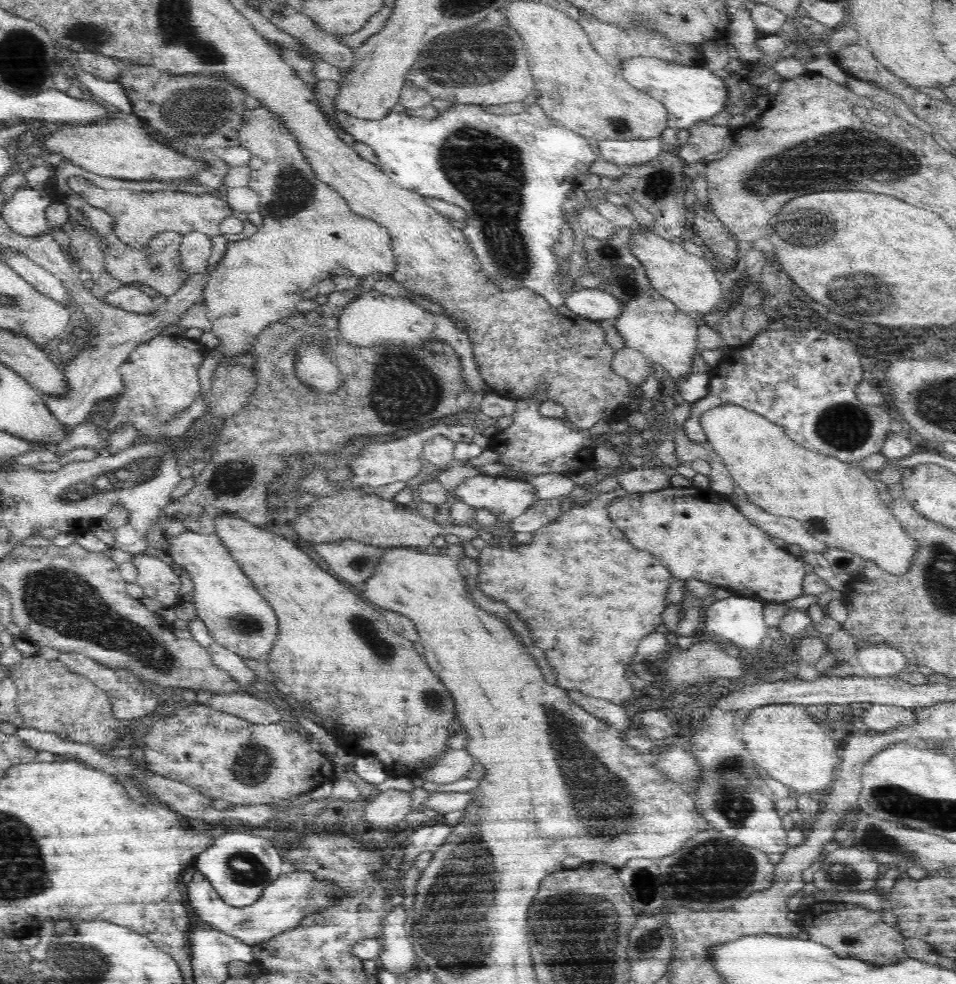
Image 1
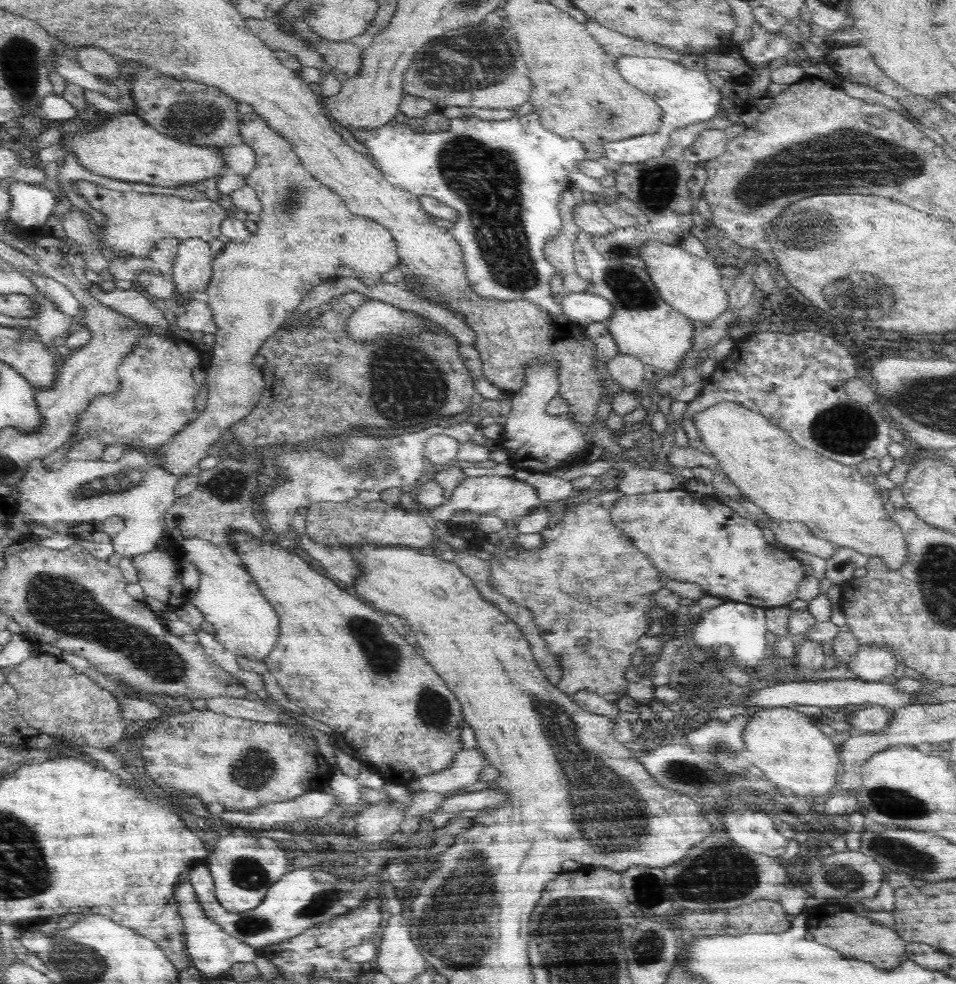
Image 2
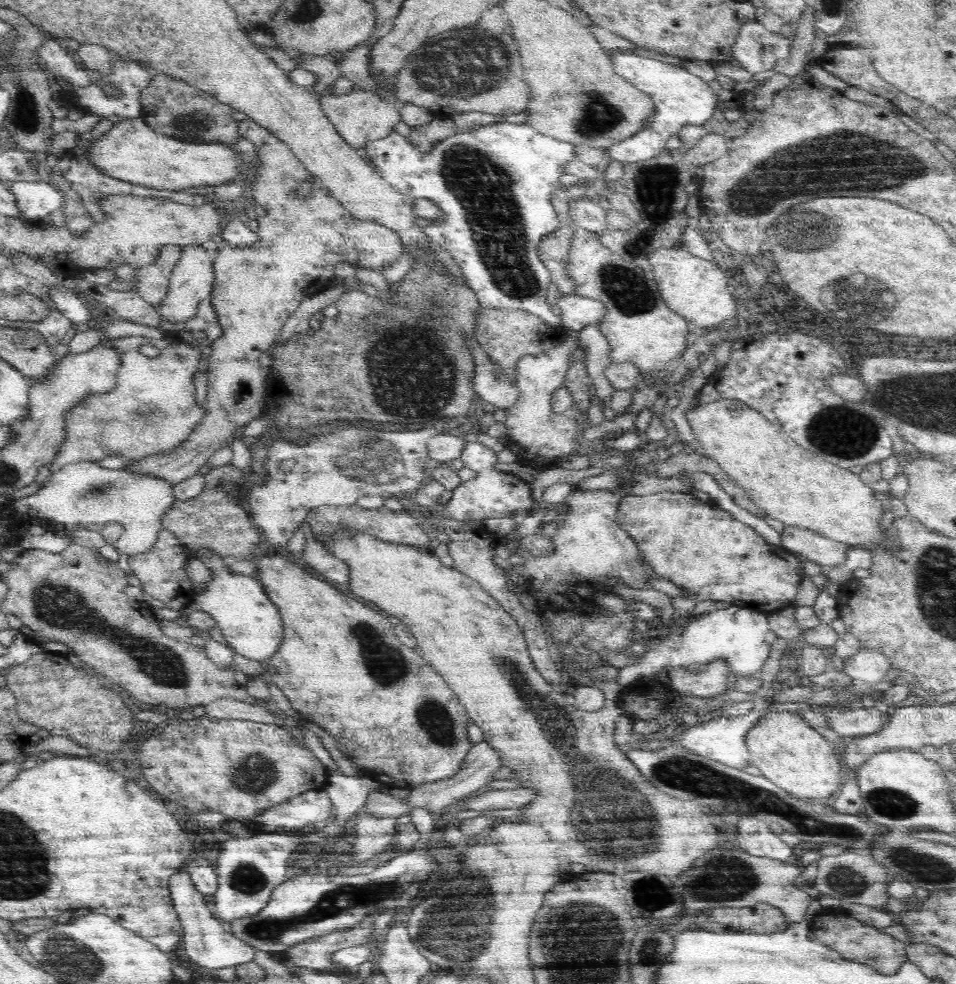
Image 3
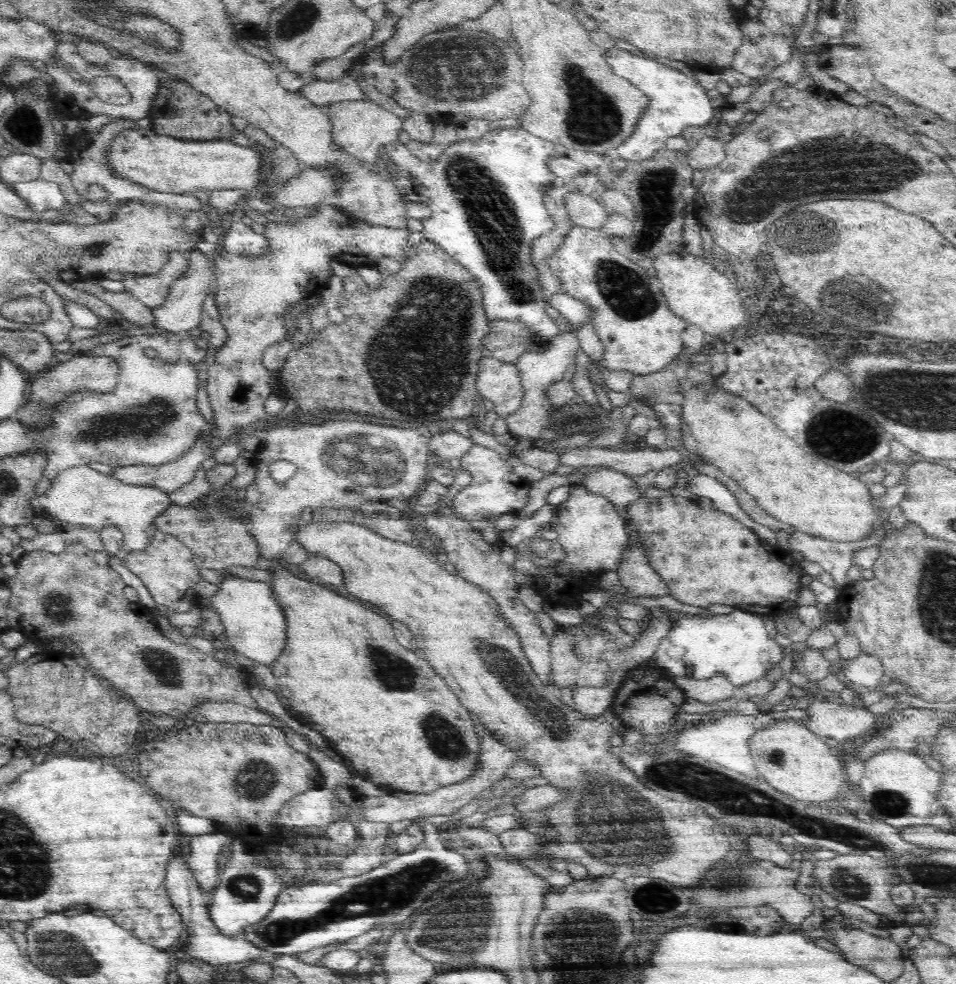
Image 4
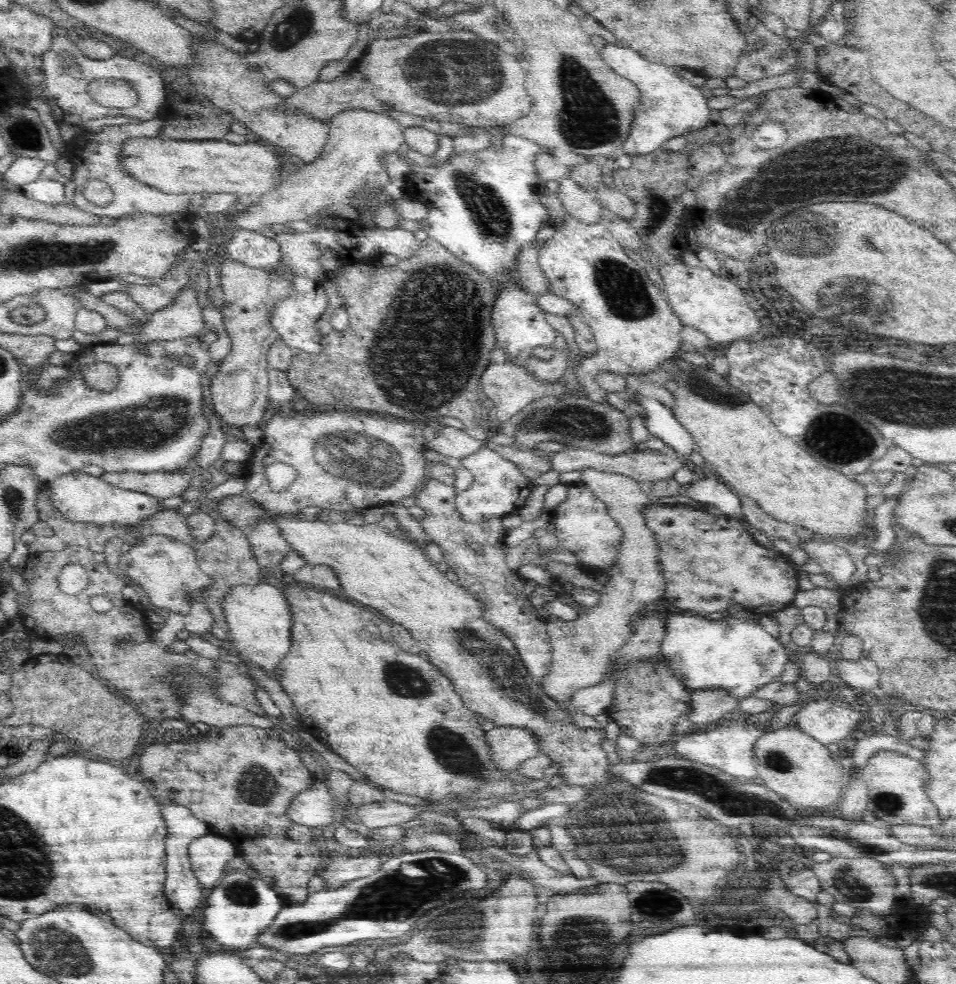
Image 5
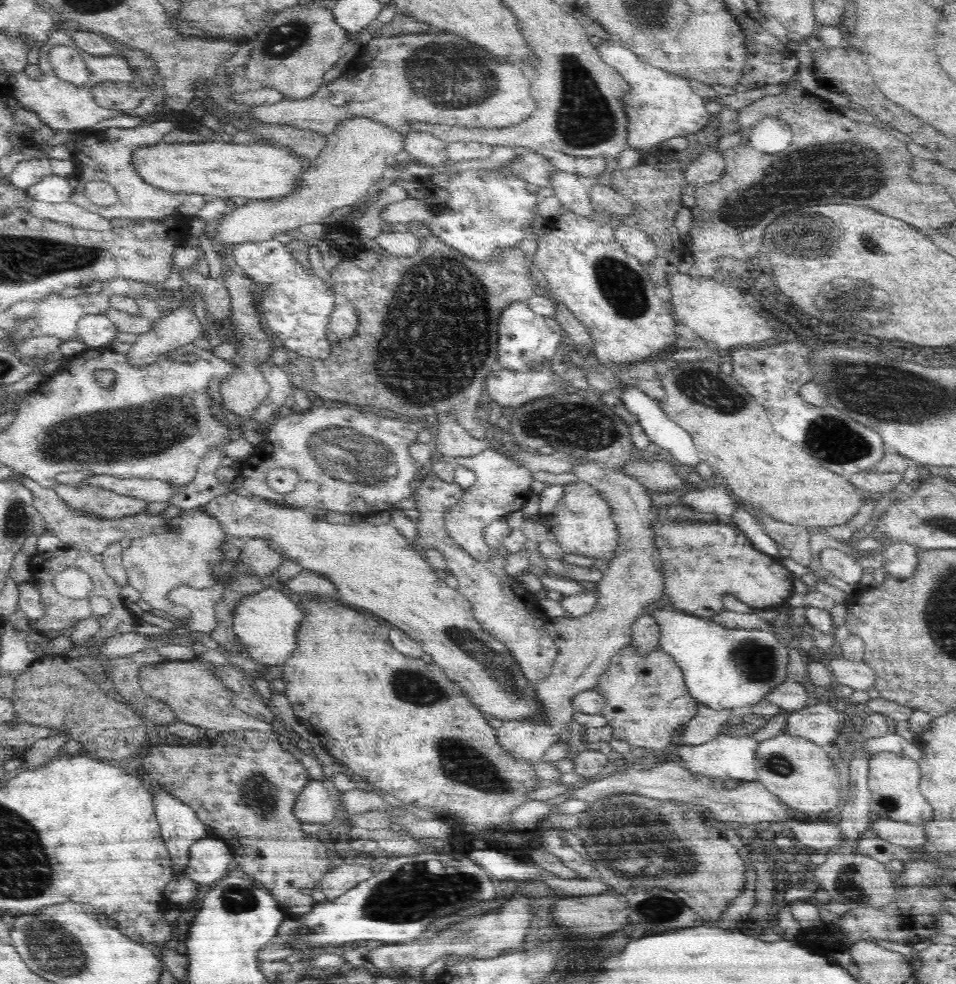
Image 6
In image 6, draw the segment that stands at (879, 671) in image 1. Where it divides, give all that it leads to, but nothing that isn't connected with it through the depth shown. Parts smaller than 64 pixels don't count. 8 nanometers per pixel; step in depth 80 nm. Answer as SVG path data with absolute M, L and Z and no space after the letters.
M836 656L830 660L829 665L835 682L855 690L866 691L872 688L876 680L874 671L864 661L854 662L842 656Z

